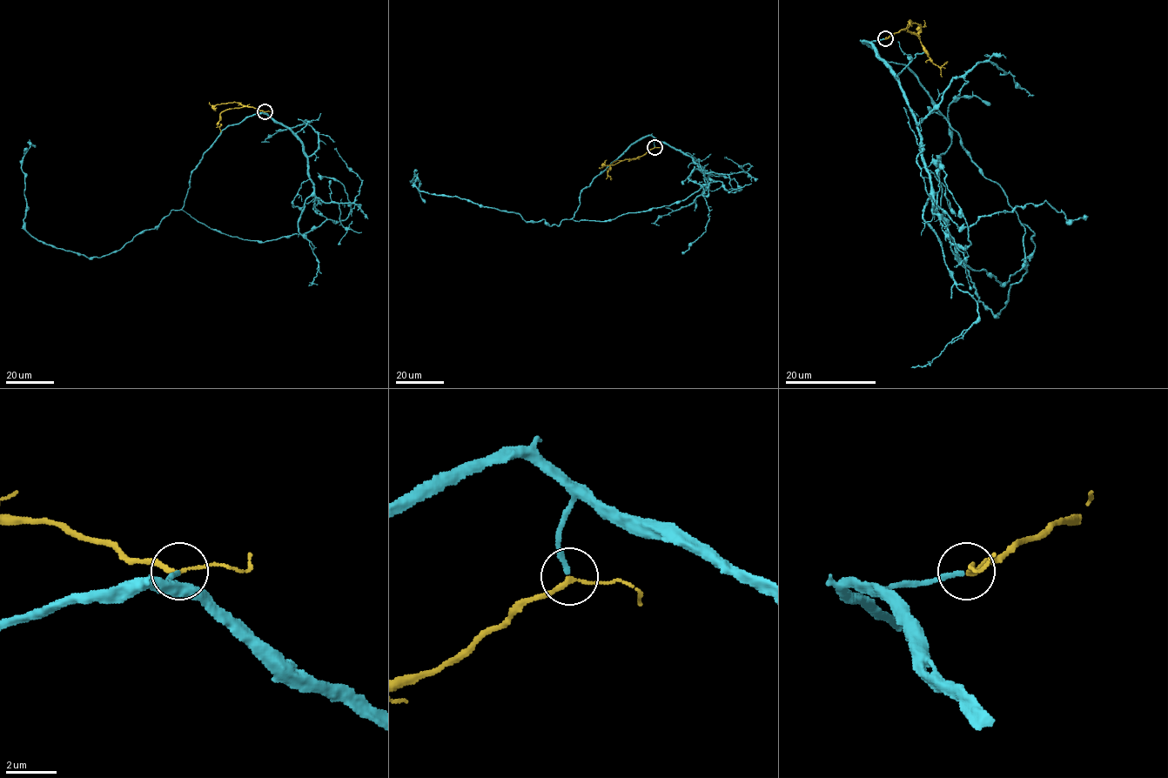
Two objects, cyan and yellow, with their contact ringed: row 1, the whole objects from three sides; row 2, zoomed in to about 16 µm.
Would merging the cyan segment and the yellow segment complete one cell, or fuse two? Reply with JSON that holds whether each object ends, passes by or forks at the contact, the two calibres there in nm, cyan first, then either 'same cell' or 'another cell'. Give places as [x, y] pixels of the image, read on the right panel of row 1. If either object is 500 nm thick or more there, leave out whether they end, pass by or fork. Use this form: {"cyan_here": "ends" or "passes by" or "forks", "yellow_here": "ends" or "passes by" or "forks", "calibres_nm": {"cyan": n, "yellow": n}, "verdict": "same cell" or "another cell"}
{"cyan_here": "ends", "yellow_here": "passes by", "calibres_nm": {"cyan": 190, "yellow": 160}, "verdict": "same cell"}

